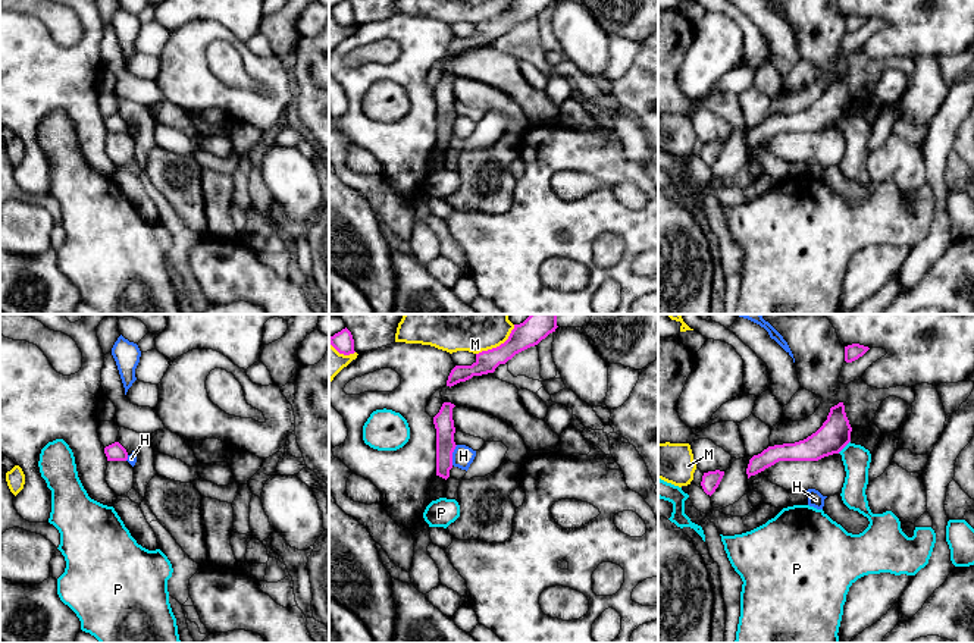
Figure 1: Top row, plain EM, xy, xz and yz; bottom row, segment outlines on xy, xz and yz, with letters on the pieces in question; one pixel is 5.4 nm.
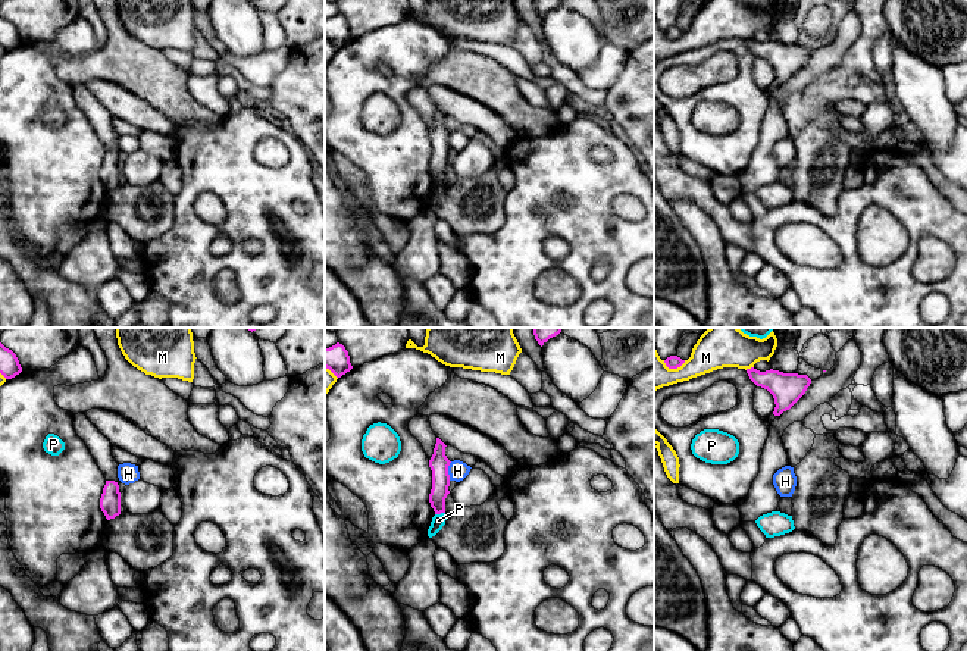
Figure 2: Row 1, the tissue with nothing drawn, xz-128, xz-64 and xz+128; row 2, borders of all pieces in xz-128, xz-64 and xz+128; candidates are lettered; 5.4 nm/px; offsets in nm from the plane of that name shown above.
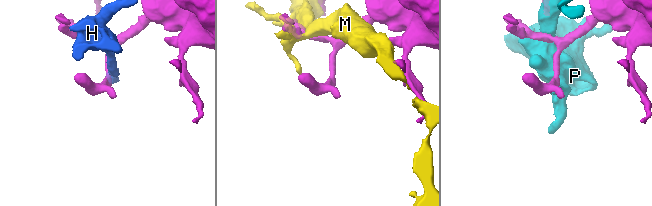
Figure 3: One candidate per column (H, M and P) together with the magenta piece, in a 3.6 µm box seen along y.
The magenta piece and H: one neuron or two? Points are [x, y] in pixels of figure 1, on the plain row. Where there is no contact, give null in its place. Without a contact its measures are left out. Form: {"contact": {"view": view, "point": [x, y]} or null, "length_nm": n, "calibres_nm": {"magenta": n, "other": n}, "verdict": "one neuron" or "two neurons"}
{"contact": {"view": "xz", "point": [451, 126]}, "length_nm": 120, "calibres_nm": {"magenta": 110, "other": 120}, "verdict": "two neurons"}

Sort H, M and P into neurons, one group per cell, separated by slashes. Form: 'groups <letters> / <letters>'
groups H / M / P

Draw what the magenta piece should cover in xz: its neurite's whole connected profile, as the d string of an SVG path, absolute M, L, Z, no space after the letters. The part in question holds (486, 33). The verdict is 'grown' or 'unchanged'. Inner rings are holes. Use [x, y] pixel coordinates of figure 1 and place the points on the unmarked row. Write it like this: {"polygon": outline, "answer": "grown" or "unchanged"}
{"polygon": "M513 0L508 10L497 19L476 25L472 37L455 37L447 51L447 57L466 53L473 47L494 44L499 35L505 35L516 25L538 16L555 0Z", "answer": "unchanged"}

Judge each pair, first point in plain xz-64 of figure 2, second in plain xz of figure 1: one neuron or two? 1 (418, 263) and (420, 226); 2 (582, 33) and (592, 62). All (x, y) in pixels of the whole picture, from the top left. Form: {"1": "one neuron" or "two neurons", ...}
{"1": "one neuron", "2": "one neuron"}

